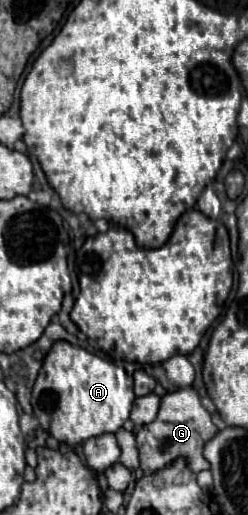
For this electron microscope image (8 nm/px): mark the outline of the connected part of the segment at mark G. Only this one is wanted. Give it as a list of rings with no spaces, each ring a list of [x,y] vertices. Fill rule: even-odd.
[[[192,387],[186,389],[176,389],[172,393],[166,393],[162,397],[160,403],[160,411],[158,417],[144,425],[138,433],[136,433],[136,445],[140,451],[140,467],[142,471],[154,473],[162,467],[166,467],[170,461],[174,461],[178,455],[184,455],[186,461],[190,463],[190,469],[194,473],[202,471],[202,469],[210,469],[210,463],[206,463],[206,459],[202,457],[202,447],[208,439],[212,439],[216,435],[216,427],[210,419],[210,413],[202,407],[198,393]]]

